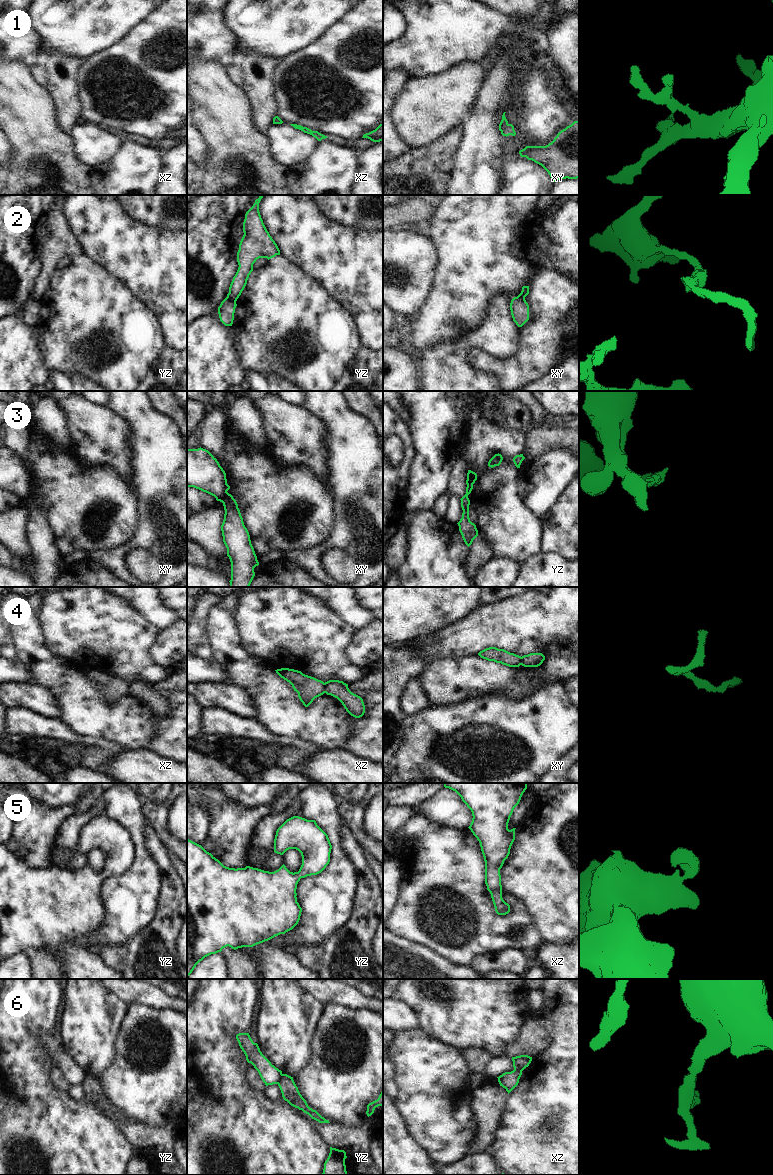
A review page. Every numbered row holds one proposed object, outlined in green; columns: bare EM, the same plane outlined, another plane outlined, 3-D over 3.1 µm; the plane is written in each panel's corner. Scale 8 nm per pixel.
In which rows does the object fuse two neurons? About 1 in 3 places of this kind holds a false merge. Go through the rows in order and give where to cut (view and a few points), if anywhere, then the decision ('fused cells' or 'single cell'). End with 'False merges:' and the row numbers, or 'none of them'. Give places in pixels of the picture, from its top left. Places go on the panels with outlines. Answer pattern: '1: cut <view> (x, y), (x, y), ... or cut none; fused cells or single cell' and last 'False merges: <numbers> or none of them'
1: cut none; single cell
2: cut yz (227, 296), (235, 302); fused cells
3: cut xy (226, 483), (225, 495), (220, 501); fused cells
4: cut xz (324, 683), (325, 692); fused cells
5: cut none; single cell
6: cut yz (282, 1074), (277, 1083); fused cells
False merges: 2, 3, 4, 6

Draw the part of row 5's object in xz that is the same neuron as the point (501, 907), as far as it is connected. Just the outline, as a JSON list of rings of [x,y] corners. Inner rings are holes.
[[[444,783],[445,788],[455,791],[472,812],[472,822],[468,827],[480,843],[485,861],[485,884],[498,915],[510,912],[510,905],[502,898],[500,869],[510,854],[515,840],[515,829],[508,829],[514,808],[519,804],[527,789],[527,783]]]

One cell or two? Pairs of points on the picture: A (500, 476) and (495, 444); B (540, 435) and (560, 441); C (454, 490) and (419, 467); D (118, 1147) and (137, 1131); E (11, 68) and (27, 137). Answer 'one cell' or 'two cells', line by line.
A: one cell
B: one cell
C: two cells
D: two cells
E: one cell

